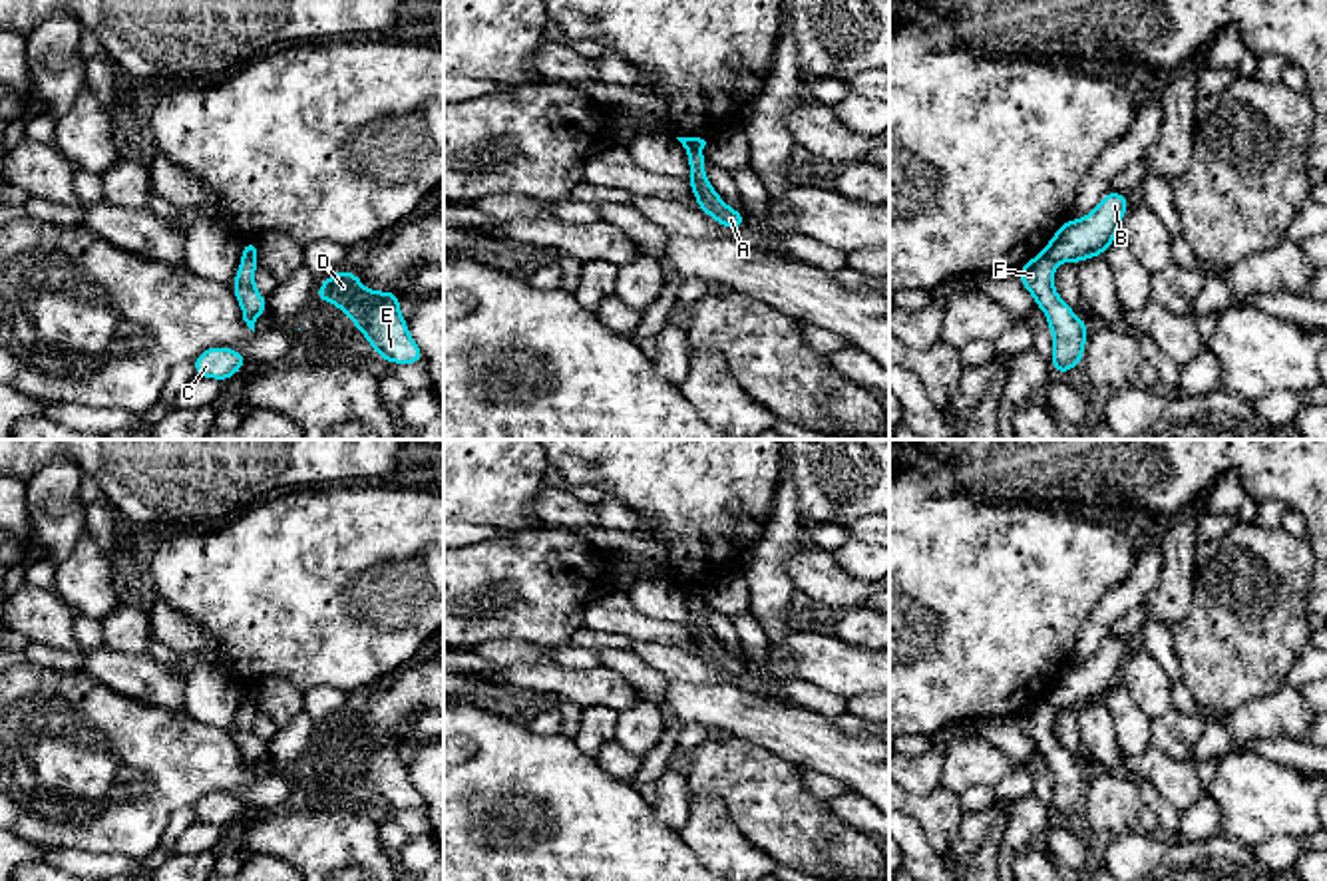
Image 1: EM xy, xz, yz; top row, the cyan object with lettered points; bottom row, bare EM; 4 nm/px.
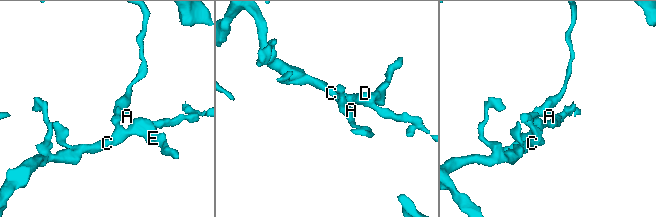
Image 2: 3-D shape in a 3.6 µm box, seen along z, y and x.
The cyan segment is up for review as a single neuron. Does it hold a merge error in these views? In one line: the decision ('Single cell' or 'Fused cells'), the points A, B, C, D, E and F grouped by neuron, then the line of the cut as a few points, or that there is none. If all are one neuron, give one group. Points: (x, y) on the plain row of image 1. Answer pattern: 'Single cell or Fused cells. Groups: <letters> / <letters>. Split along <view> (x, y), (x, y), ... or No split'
Fused cells. Groups: A B / C D E F. Split along xy (243, 701), (255, 704)

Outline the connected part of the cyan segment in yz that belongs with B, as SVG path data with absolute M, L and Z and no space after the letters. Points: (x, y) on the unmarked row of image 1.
M1106 636L1100 648L1082 664L1066 664L1044 698L1054 710L1082 708L1102 702L1104 696L1118 684L1122 662L1130 652L1126 638Z

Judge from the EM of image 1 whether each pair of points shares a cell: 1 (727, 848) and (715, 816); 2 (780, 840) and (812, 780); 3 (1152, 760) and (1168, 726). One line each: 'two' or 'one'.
1: one
2: two
3: two

